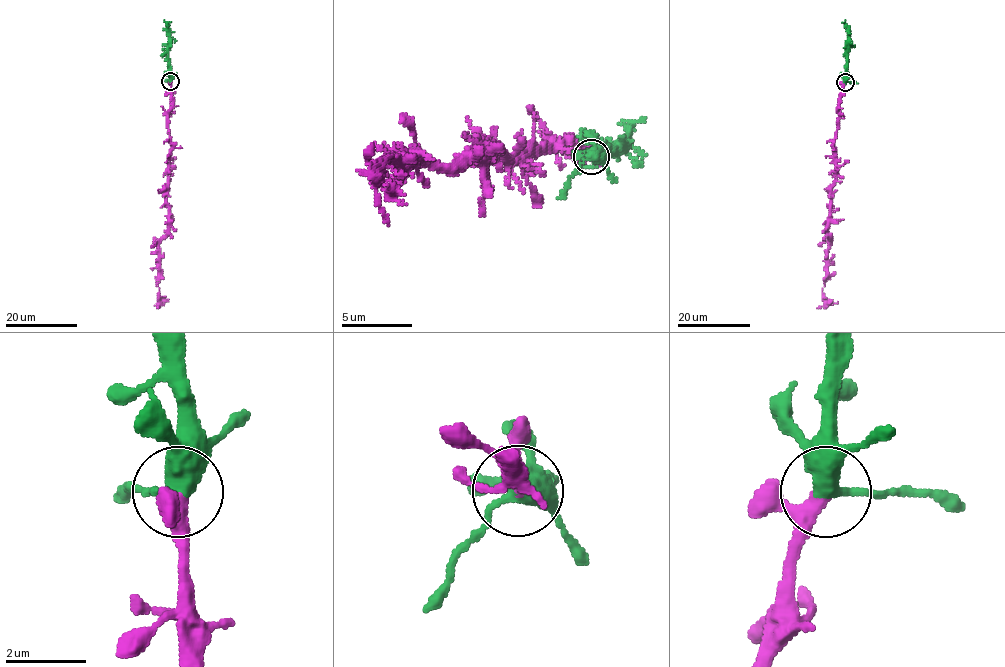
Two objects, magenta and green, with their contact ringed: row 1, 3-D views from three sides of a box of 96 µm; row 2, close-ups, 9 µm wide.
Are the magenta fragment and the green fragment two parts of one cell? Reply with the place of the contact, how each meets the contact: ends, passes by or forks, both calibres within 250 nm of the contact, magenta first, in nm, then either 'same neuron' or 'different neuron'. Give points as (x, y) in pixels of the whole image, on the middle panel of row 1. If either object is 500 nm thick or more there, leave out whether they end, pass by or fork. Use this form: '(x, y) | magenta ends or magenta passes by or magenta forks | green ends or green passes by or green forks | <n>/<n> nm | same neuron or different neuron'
(591, 157) | magenta passes by | green passes by | 280/440 nm | same neuron

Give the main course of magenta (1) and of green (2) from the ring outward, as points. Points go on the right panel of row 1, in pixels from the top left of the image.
1: (845, 82), (834, 145), (830, 241), (822, 288), (828, 302), (838, 302)
2: (845, 82), (848, 28), (846, 20)

